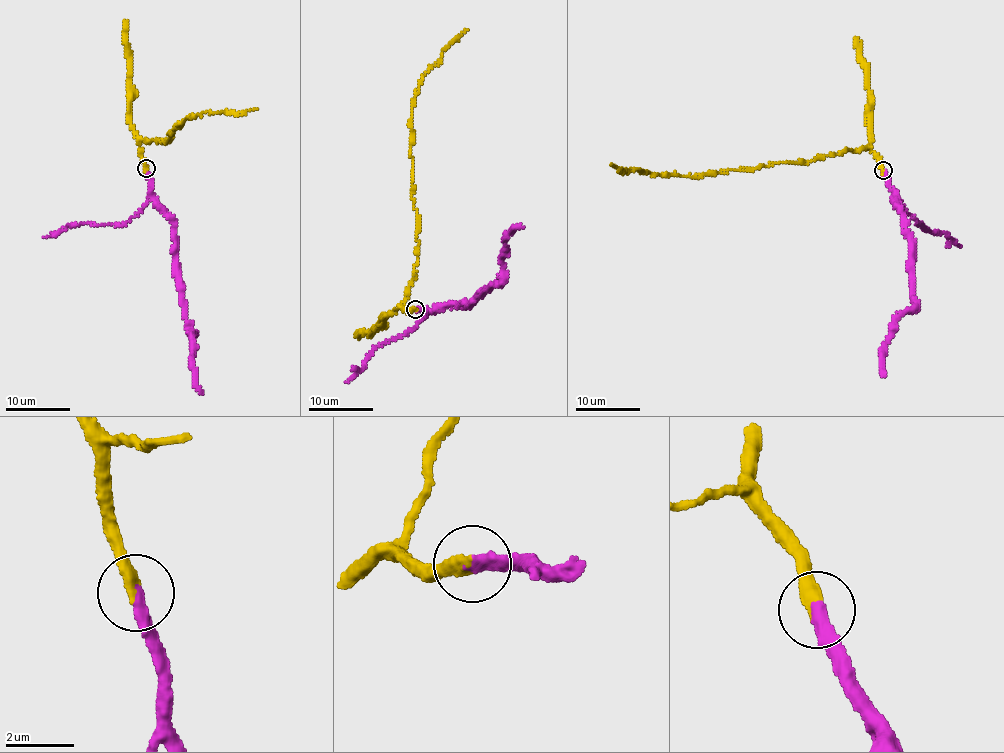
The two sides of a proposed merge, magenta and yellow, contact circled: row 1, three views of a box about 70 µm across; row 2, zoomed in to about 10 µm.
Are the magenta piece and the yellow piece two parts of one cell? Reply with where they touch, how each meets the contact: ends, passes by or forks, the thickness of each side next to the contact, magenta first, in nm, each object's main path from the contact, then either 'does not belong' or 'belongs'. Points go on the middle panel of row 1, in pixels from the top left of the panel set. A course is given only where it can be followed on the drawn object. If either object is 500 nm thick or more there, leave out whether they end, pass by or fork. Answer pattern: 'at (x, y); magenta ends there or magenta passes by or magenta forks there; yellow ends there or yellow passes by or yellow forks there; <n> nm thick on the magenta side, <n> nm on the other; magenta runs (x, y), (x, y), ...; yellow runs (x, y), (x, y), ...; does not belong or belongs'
at (415, 309); magenta ends there; yellow ends there; 380 nm thick on the magenta side, 400 nm on the other; magenta runs (415, 310), (432, 309), (465, 300), (471, 304), (489, 286), (499, 282), (507, 242), (515, 228), (523, 226); yellow runs (415, 310), (406, 310), (404, 305), (413, 277), (419, 228), (412, 197), (412, 102), (423, 75), (467, 30); belongs

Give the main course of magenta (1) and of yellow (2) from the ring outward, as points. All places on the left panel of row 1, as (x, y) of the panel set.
1: (146, 168), (153, 202), (171, 220), (182, 315), (191, 339), (196, 386), (202, 393)
2: (146, 168), (141, 151), (144, 139), (169, 140), (170, 131), (187, 116), (224, 110), (237, 114), (256, 110)

